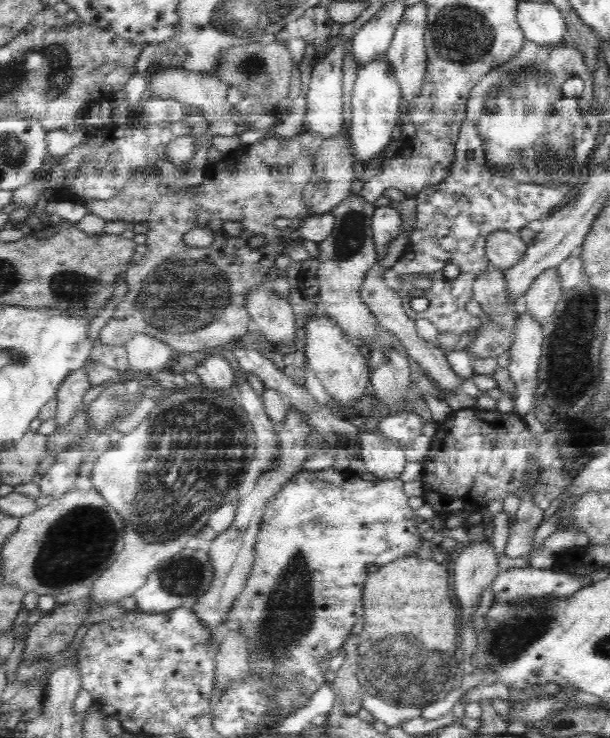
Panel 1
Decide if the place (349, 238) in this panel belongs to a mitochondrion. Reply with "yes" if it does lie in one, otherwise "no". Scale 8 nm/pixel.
yes

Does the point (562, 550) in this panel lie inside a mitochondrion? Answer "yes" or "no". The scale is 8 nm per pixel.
no

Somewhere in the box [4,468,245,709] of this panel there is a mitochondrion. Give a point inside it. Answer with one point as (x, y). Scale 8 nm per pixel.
(81, 539)

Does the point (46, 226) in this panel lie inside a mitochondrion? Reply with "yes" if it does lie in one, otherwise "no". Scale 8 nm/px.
no

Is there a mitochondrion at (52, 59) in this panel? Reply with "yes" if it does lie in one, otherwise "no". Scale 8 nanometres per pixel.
yes

